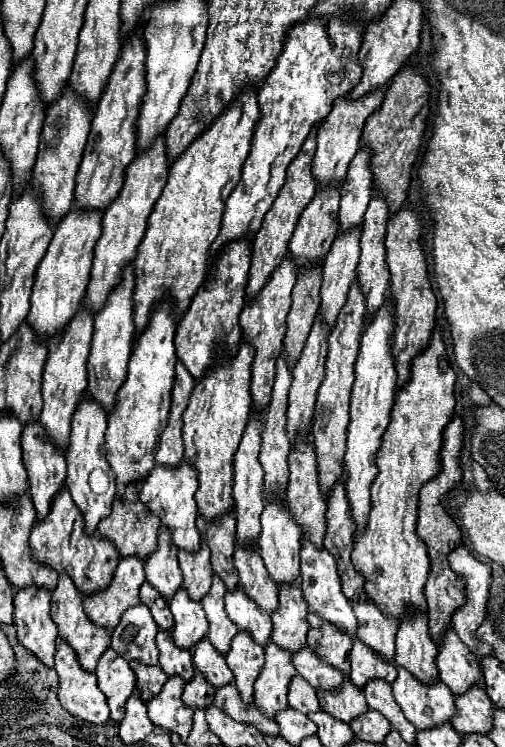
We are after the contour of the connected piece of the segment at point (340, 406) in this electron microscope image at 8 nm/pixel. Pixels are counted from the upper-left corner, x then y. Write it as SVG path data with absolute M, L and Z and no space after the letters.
M356 280L350 286L348 300L346 300L344 308L340 310L336 326L332 328L332 334L328 338L326 376L318 390L314 422L312 422L322 494L328 494L332 484L342 474L342 458L344 458L344 450L346 450L346 428L348 428L348 420L350 420L350 416L348 416L350 414L350 392L352 392L352 384L354 384L354 362L356 362L358 348L360 348L360 336L364 332L364 318L366 318L364 292L360 290L360 282Z

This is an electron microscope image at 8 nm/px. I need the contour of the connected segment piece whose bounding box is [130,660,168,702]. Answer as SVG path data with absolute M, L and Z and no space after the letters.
M132 660L130 662L130 668L134 670L136 674L136 680L138 680L138 688L140 688L140 694L142 694L142 700L148 702L152 696L156 696L162 688L162 684L166 682L166 672L162 672L160 664L156 666L148 666L148 664L142 664L142 662L136 662Z

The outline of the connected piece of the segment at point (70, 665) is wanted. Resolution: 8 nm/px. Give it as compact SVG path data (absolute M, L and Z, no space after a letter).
M56 640L56 664L54 664L54 668L56 668L58 678L60 678L58 698L60 698L62 706L70 714L74 714L74 716L78 716L78 718L82 718L82 720L86 720L90 724L104 724L110 718L108 704L106 704L106 696L98 688L94 672L86 672L78 664L78 656L76 656L74 648L68 648L68 642L66 640Z

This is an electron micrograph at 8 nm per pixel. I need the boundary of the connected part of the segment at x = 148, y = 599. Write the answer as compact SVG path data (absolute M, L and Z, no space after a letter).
M148 582L142 584L142 588L140 588L140 600L142 600L146 606L152 606L158 596L160 596L160 594L152 588L152 584L148 584Z

